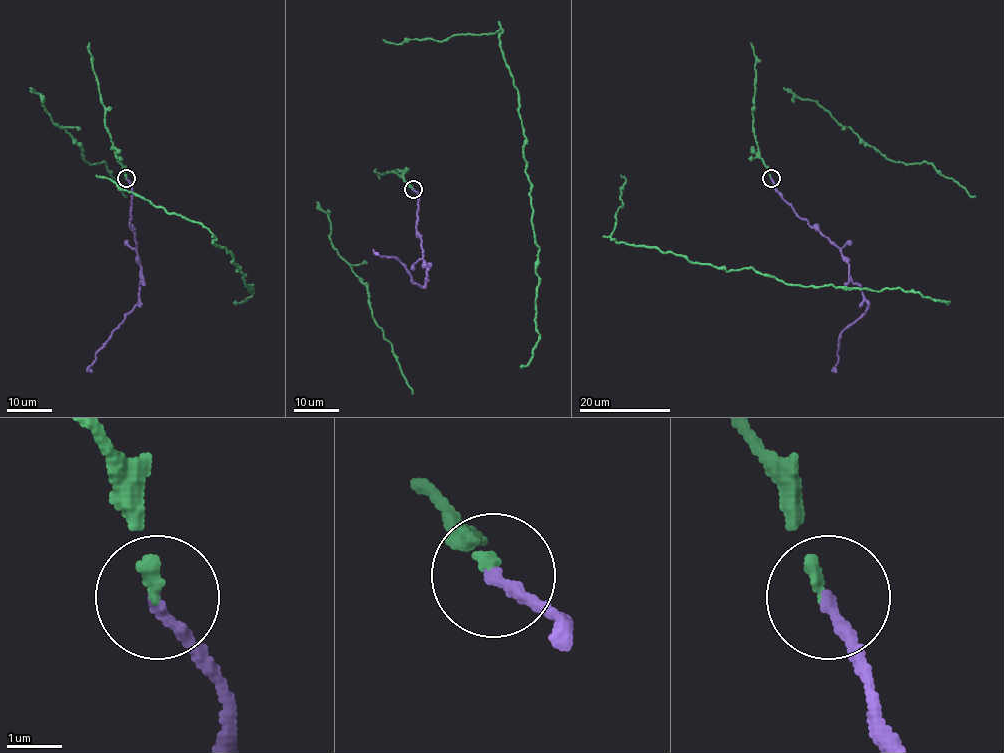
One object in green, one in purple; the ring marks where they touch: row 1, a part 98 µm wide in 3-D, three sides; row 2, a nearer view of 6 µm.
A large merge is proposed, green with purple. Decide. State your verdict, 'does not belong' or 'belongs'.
belongs

